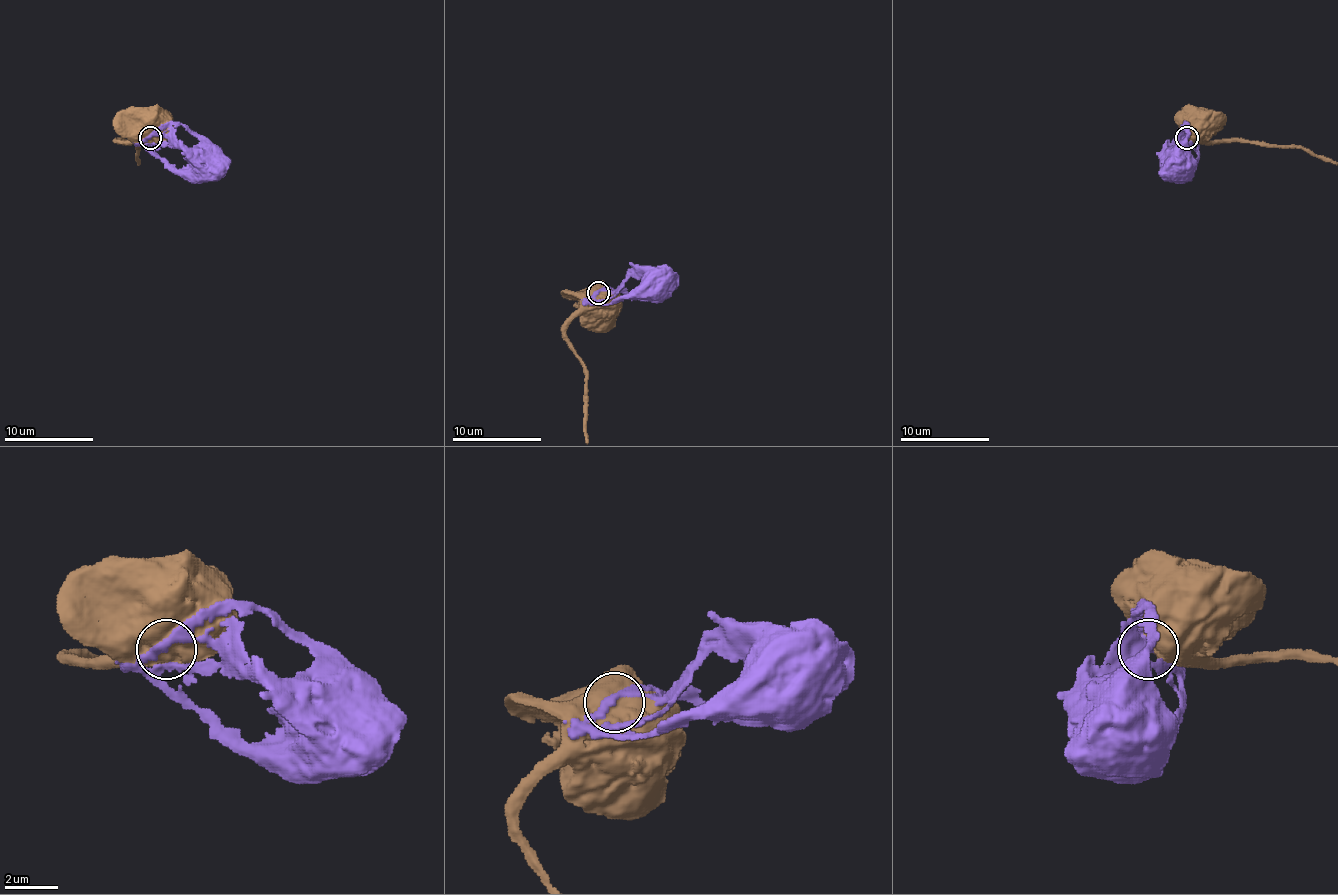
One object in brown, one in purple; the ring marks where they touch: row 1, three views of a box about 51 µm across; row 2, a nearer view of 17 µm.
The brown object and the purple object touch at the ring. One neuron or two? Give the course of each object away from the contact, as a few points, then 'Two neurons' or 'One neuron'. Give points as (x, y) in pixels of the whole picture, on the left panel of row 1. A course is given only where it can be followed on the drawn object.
Course of brown: (150, 137), (137, 124), (141, 119). Course of purple: (150, 137), (168, 135), (182, 148), (202, 153), (211, 162). Two neurons

